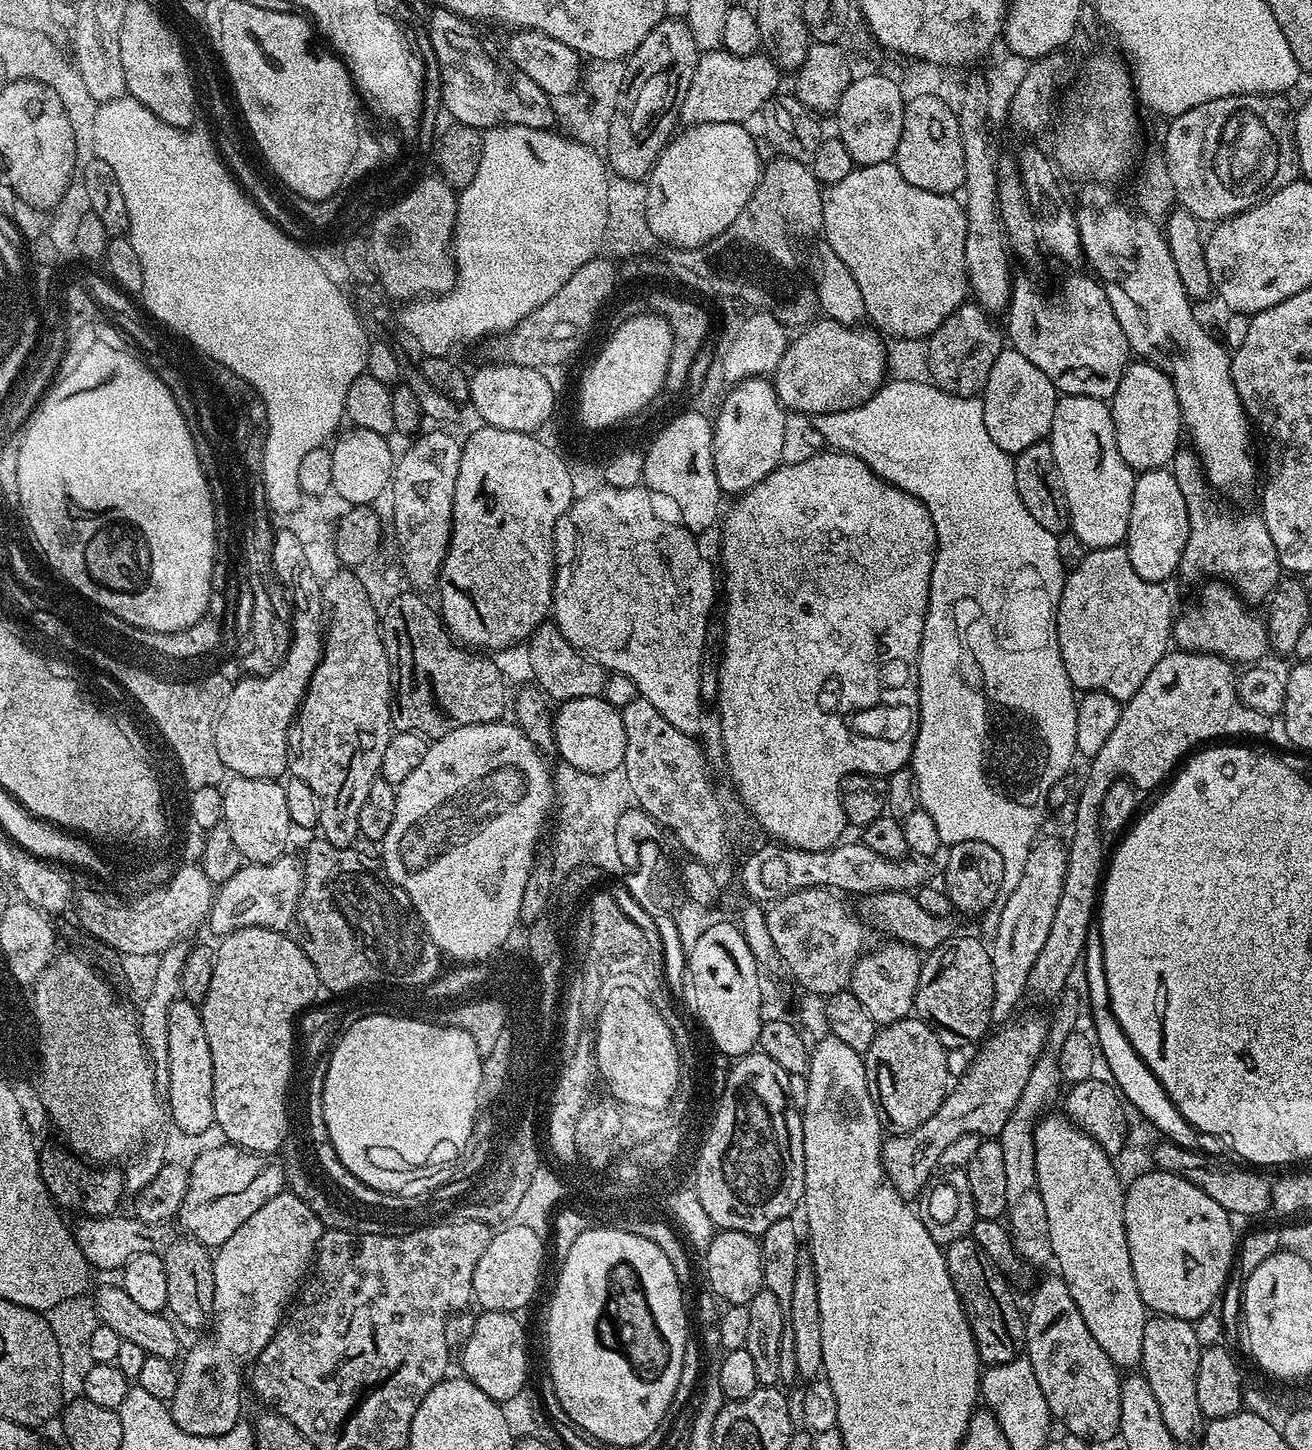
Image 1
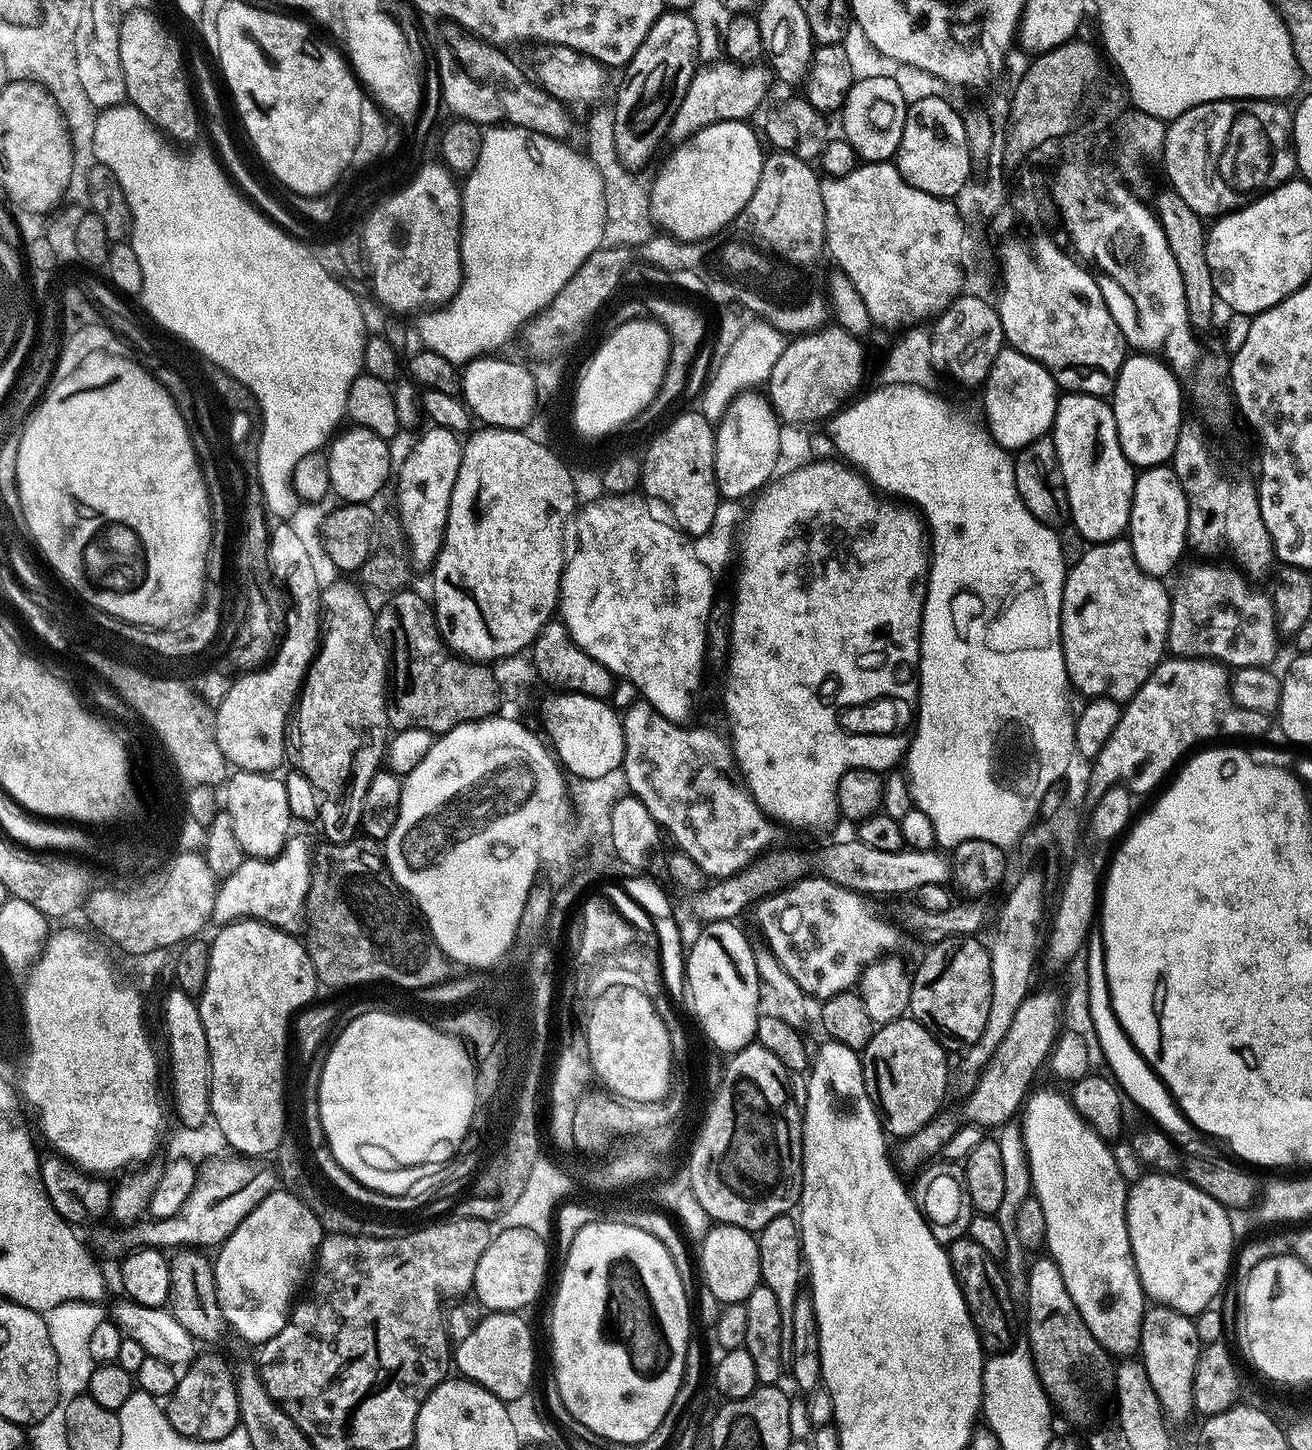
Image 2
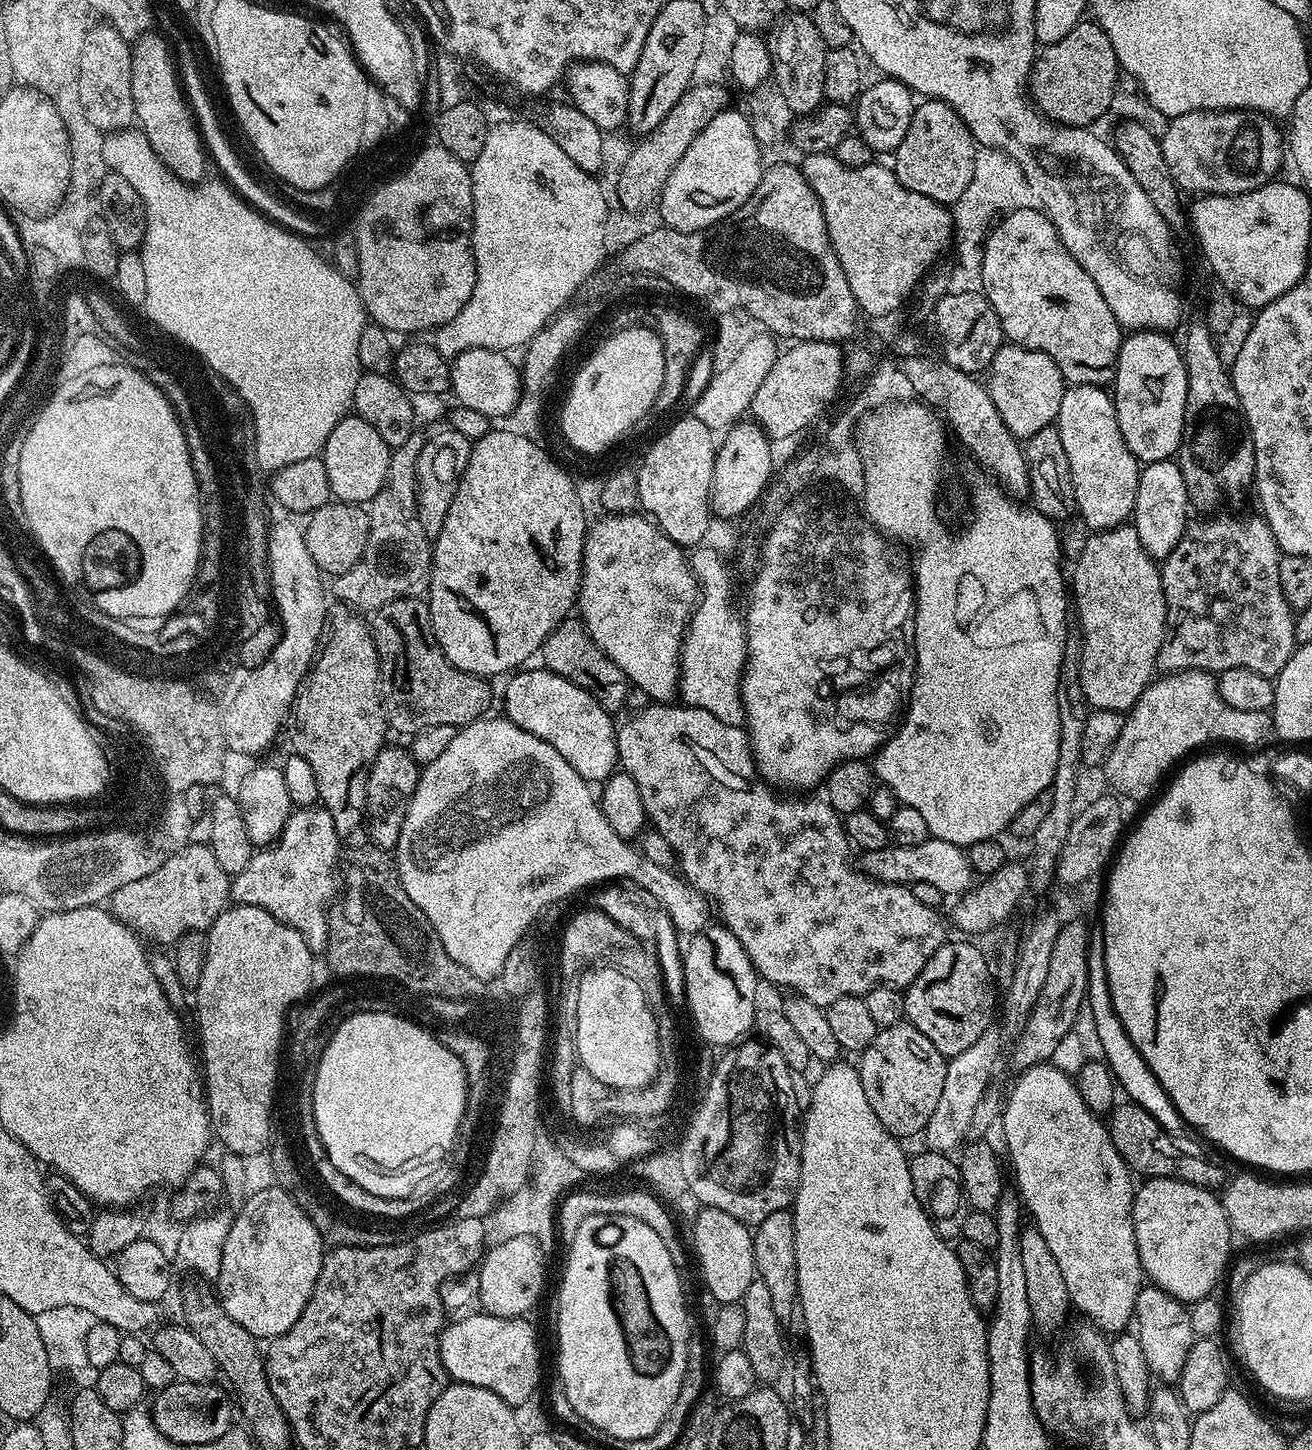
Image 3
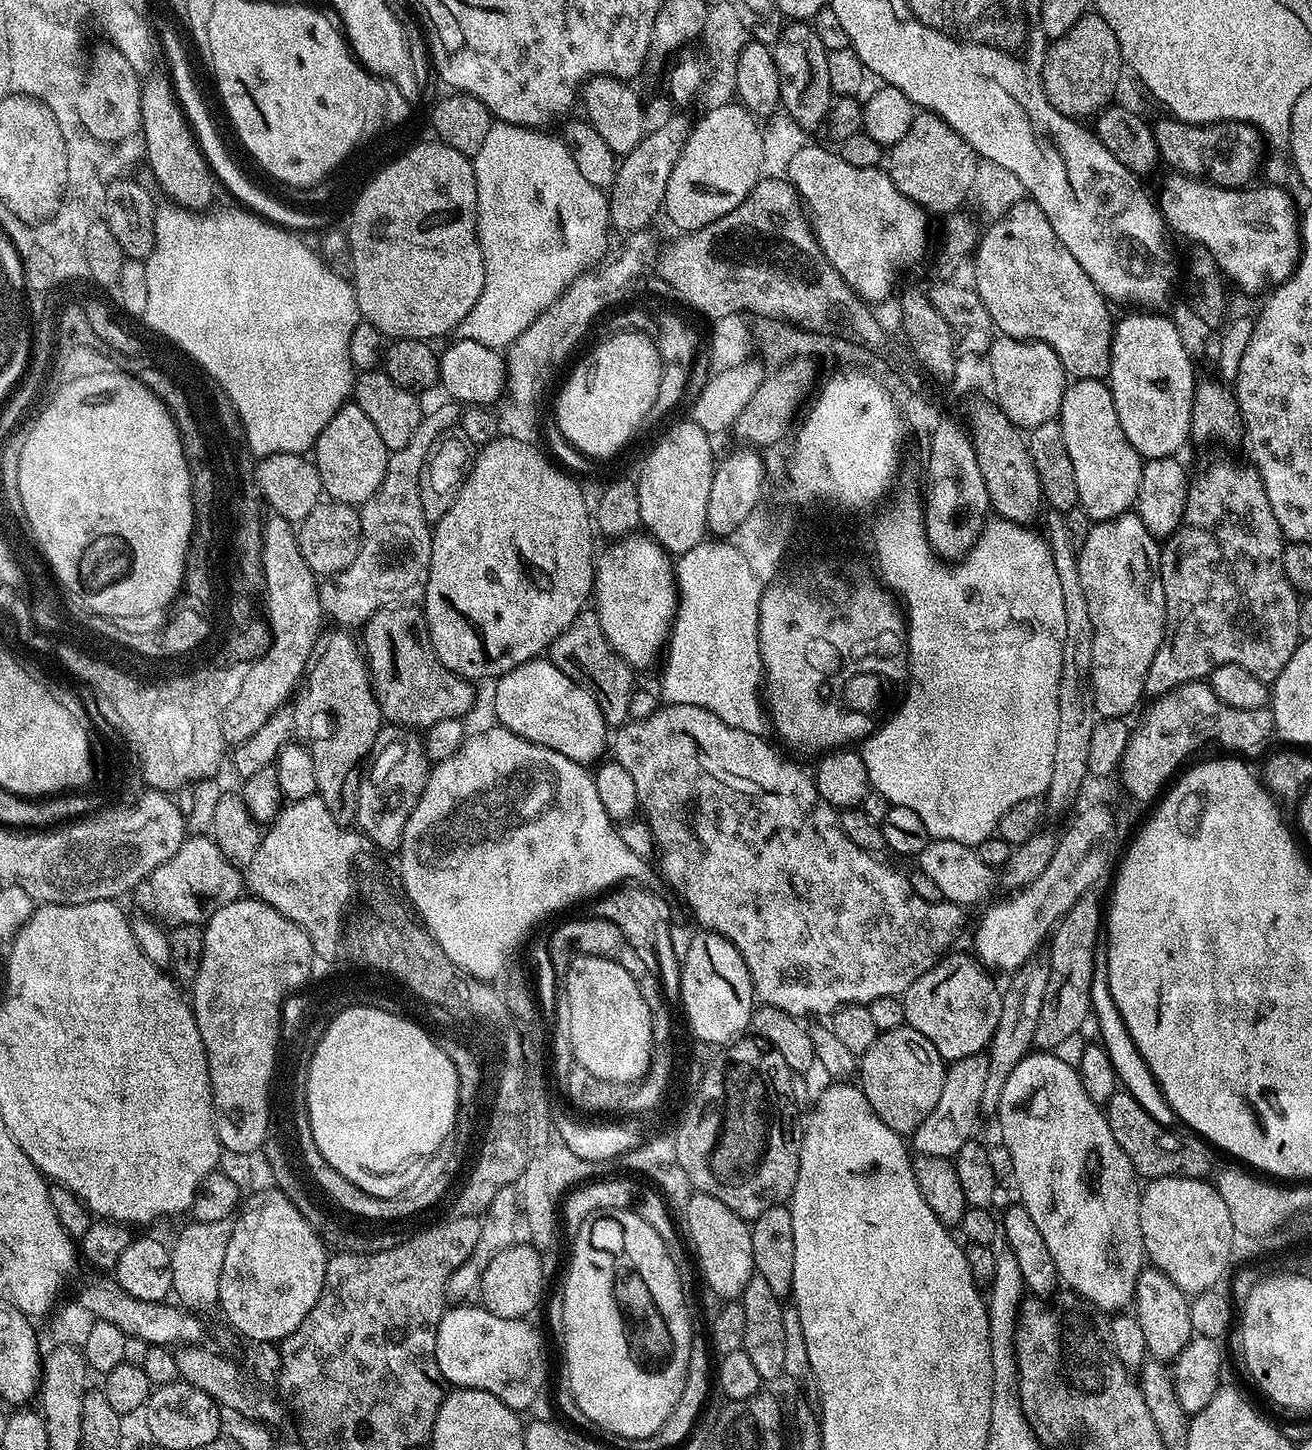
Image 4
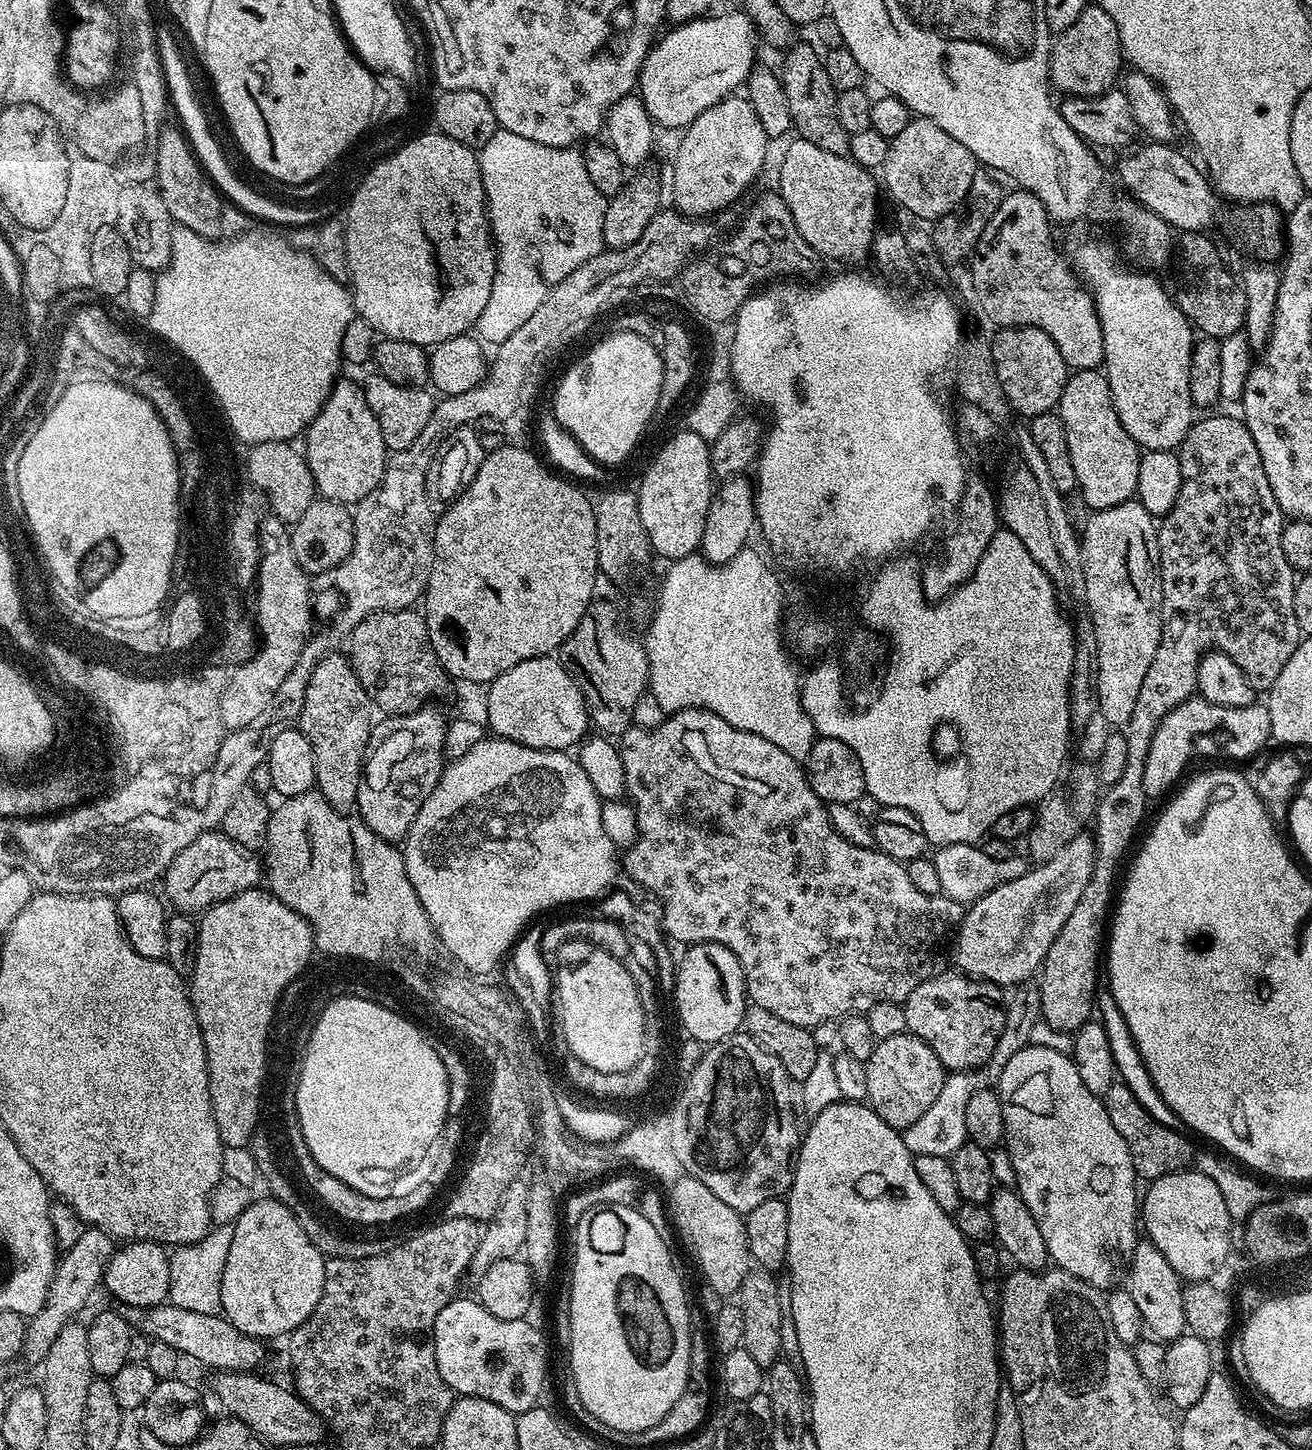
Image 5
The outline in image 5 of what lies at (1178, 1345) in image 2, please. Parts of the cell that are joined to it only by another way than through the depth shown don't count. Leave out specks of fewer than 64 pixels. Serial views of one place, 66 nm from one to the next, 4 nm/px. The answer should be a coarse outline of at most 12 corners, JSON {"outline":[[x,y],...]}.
{"outline":[[1144,1238],[1126,1290],[1145,1329],[1163,1342],[1185,1335],[1185,1281]]}

